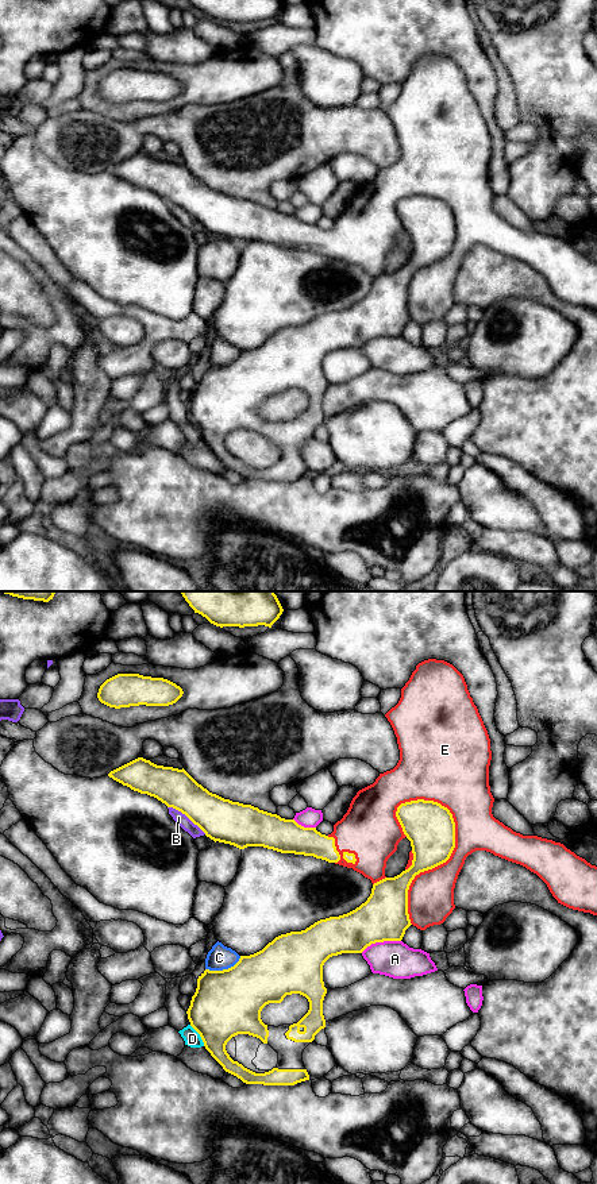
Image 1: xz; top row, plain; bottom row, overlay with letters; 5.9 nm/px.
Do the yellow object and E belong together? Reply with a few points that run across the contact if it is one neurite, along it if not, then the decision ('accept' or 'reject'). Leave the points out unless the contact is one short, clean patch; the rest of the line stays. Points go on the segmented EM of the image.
accept

